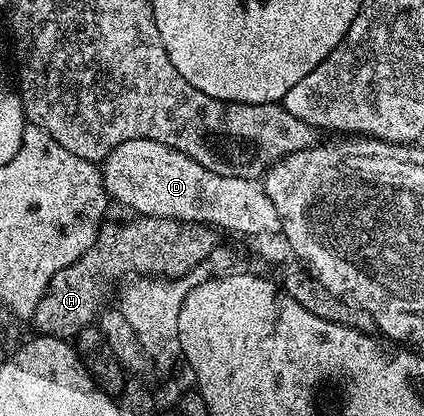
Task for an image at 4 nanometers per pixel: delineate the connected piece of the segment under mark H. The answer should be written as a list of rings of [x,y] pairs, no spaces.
[[[135,215],[130,219],[128,225],[108,220],[99,229],[93,248],[53,275],[47,294],[35,308],[33,324],[36,334],[73,339],[87,325],[96,324],[105,308],[103,300],[107,293],[114,294],[122,279],[142,275],[146,269],[155,269],[155,245],[147,245],[147,217]]]

